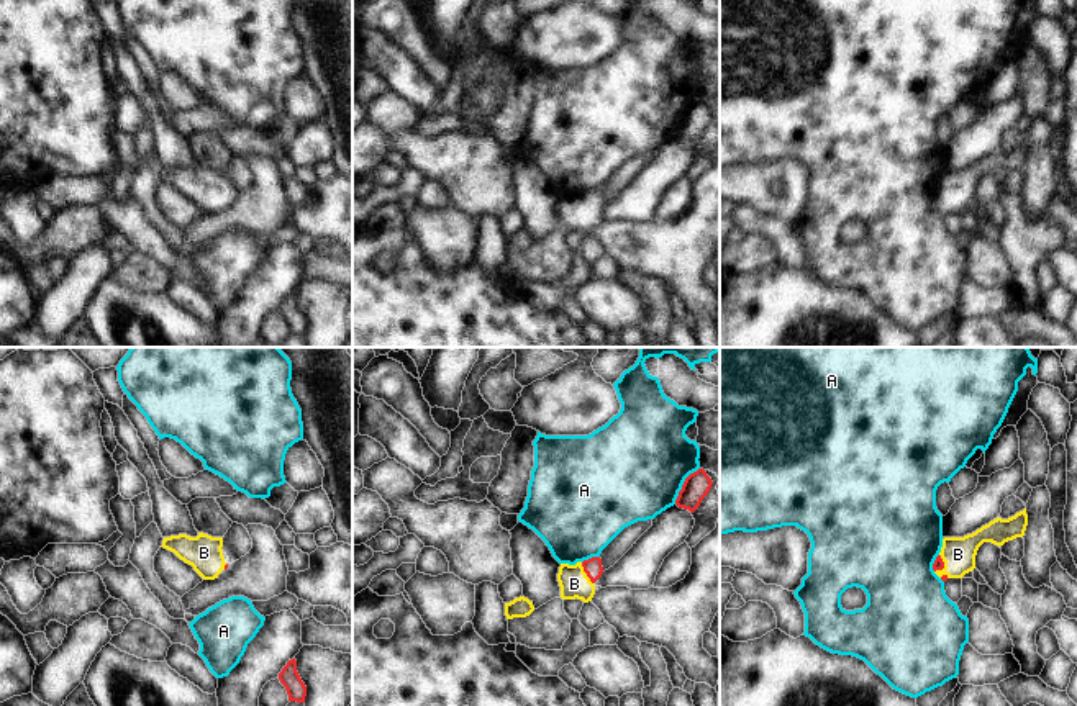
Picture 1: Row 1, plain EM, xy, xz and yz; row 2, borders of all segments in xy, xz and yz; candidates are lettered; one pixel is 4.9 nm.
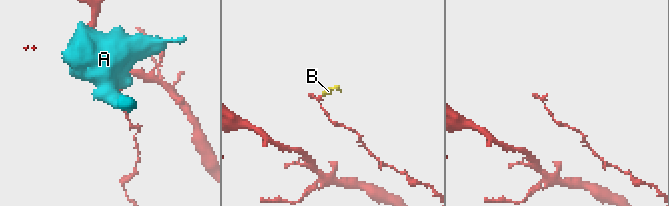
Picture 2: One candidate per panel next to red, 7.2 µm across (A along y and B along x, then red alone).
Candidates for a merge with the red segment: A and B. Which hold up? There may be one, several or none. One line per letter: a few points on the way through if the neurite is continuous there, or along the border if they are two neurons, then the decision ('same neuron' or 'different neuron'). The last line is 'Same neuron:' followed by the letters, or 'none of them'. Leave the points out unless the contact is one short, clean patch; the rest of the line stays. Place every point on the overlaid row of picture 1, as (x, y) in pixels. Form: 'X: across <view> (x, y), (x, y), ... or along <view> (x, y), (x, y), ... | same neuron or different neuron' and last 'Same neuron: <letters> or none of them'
A: different neuron
B: across xz (592, 567), (586, 572), (574, 583) | same neuron
Same neuron: B

